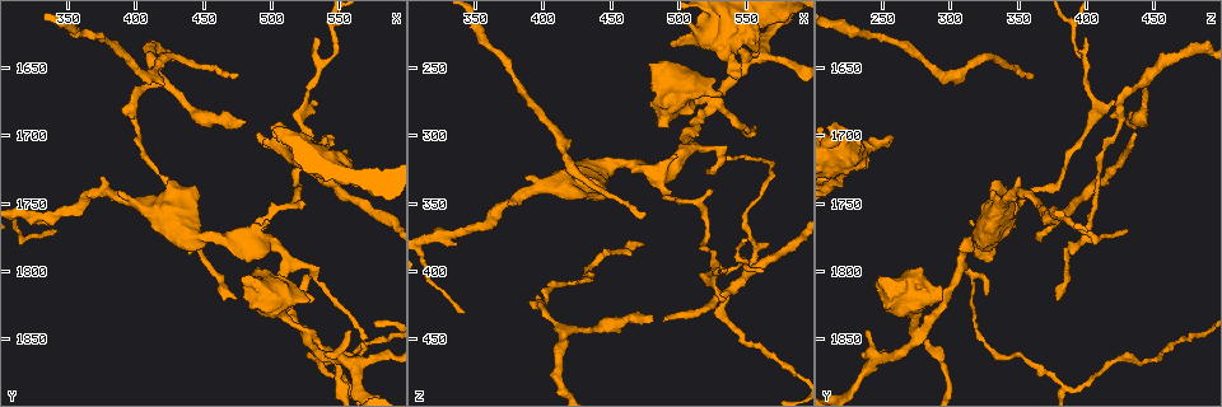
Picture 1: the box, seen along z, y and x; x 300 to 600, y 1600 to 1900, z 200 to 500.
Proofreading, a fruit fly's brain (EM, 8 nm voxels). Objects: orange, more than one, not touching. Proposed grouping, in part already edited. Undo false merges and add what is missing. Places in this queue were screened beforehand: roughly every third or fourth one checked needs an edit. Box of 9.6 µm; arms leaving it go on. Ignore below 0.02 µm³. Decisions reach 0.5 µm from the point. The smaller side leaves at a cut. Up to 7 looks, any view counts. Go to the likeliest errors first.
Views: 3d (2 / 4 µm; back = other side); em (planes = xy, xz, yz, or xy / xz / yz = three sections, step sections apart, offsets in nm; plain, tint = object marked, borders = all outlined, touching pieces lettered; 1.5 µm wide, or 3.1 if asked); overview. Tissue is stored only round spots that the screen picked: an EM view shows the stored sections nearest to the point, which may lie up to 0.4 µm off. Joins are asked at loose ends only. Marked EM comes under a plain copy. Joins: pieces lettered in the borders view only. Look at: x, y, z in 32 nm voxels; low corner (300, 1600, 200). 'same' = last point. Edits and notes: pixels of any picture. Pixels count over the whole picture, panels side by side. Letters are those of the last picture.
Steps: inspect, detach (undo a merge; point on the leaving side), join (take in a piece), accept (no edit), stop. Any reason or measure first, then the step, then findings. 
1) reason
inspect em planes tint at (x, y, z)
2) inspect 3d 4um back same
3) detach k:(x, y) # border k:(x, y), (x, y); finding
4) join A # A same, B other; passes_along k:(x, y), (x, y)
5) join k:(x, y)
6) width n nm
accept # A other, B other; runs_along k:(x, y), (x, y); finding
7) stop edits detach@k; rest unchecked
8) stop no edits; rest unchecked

an open end
inspect em planes tint at (480, 1690, 436)

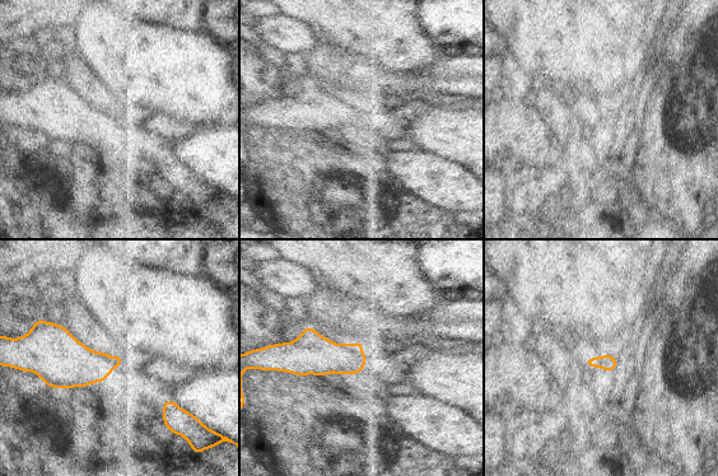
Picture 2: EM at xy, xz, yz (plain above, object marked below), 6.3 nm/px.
inspect em planes borders same

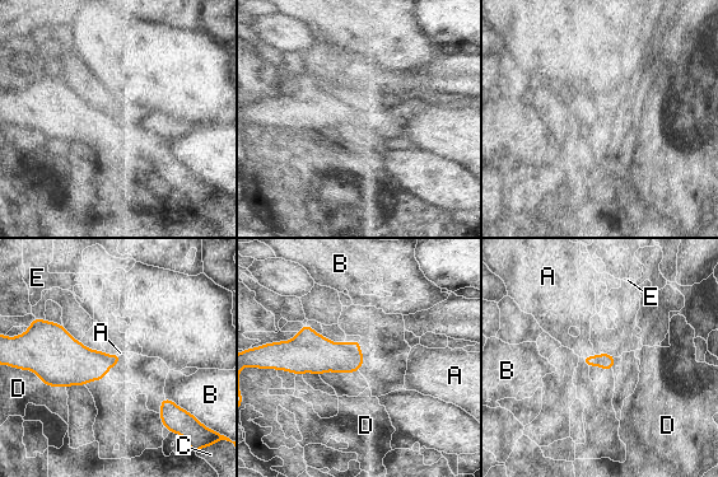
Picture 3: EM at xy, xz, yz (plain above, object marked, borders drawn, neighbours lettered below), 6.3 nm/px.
accept # A other, B other, C other, D other, E other; border 3:(595, 354), (583, 358); no lettered piece goes on from it

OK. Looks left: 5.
inspect 3d 2um at (476, 1654, 358)

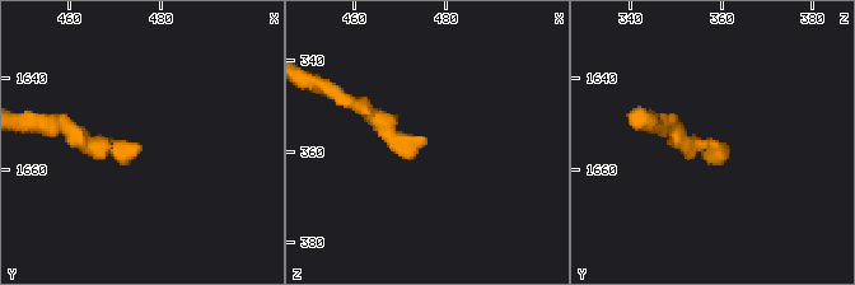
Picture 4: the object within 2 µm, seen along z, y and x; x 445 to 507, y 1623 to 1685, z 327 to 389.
now the EM
inspect em yz step 8 borders at (477, 1654, 358)

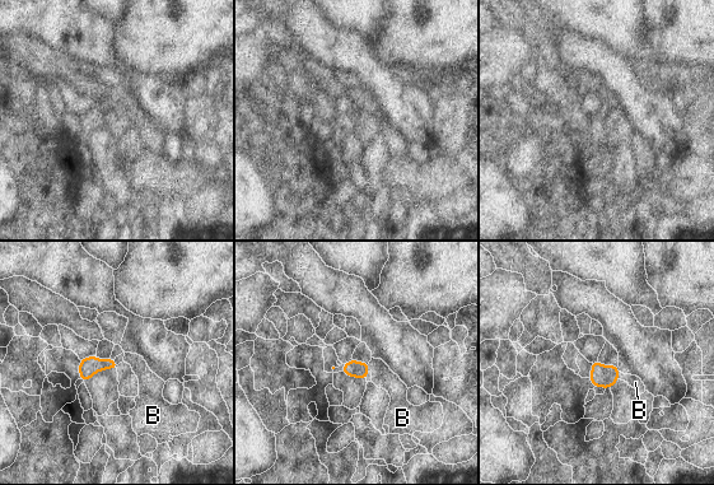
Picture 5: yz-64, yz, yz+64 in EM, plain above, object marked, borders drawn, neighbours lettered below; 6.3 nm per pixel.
another direction
inspect em planes borders same

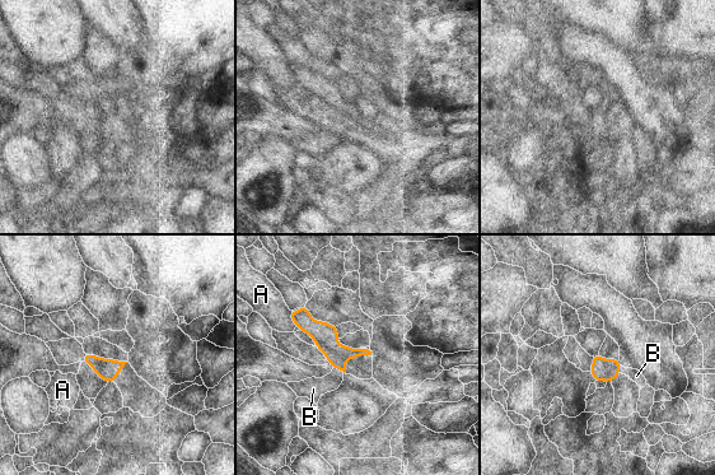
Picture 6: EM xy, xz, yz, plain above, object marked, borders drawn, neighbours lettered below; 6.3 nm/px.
accept # A other, B other; border 6:(333, 367), (344, 372); none of them fits

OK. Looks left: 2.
three-way junction
inspect 3d 2um back at (526, 1848, 274)

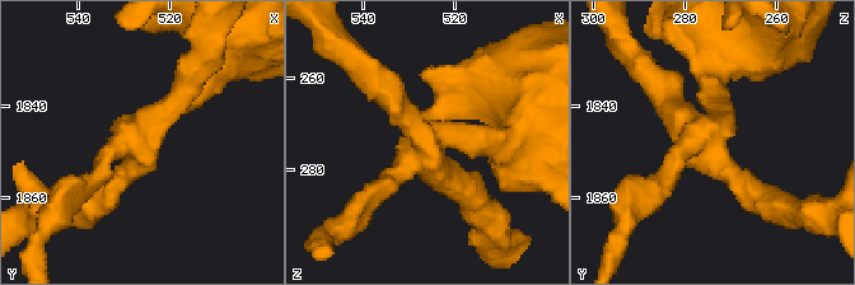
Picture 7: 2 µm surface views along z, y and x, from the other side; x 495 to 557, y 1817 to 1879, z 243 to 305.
arms 3; arm_widths 170, 200, 220 nm
inspect em planes borders at (527, 1847, 275)

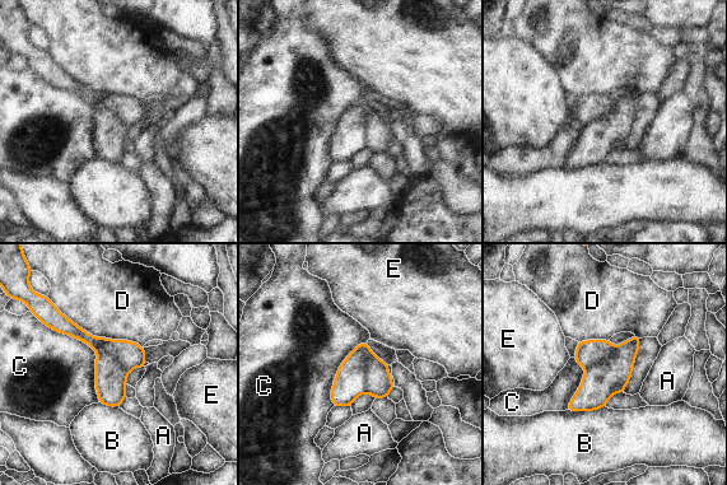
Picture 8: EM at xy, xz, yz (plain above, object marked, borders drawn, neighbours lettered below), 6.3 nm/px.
width 240 nm; longest_contact C 650 nm
detach 8:(380, 382) # A other, B other, C other, D other, E other; two cells meet here

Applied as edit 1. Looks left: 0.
stop edits detach@8; rest unchecked

